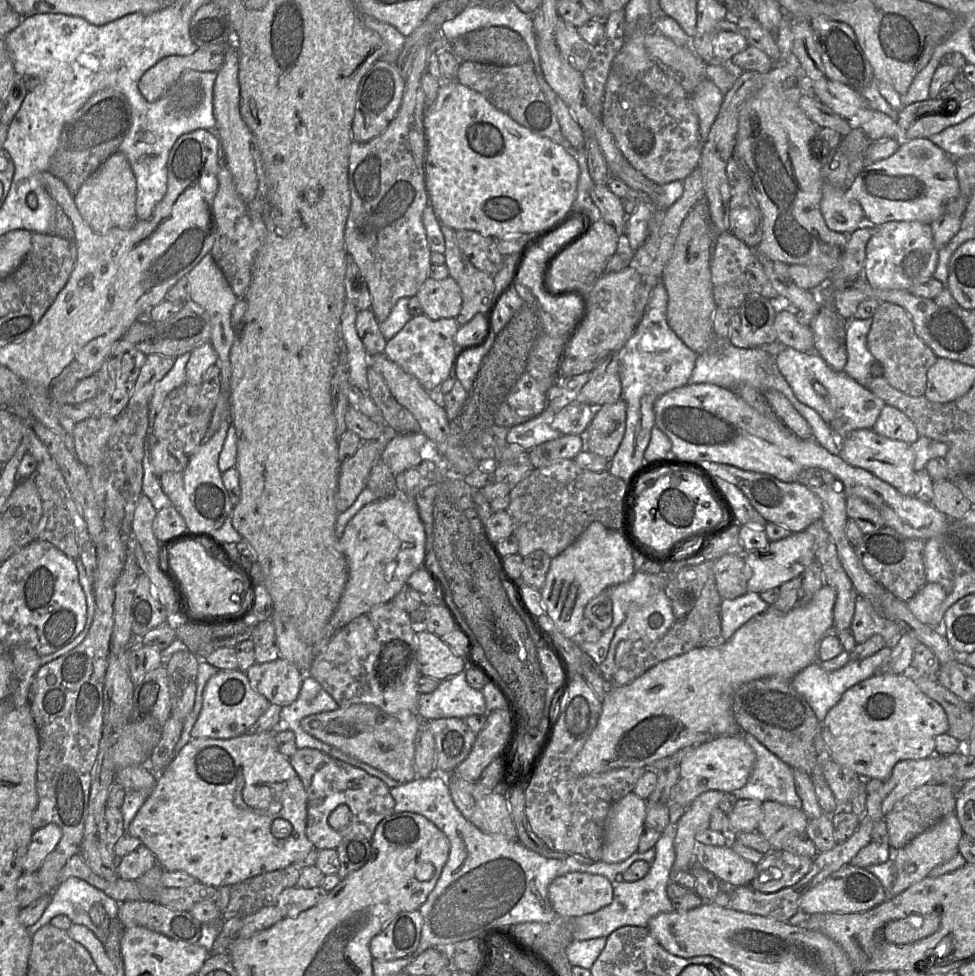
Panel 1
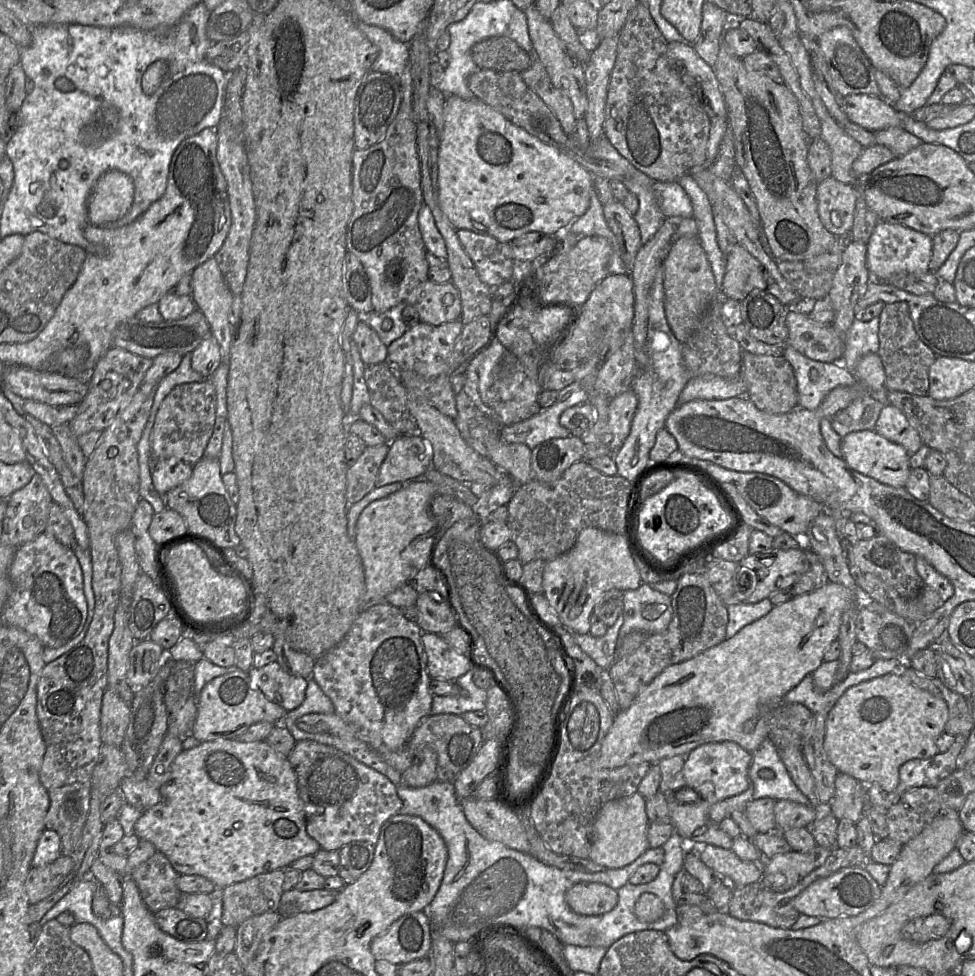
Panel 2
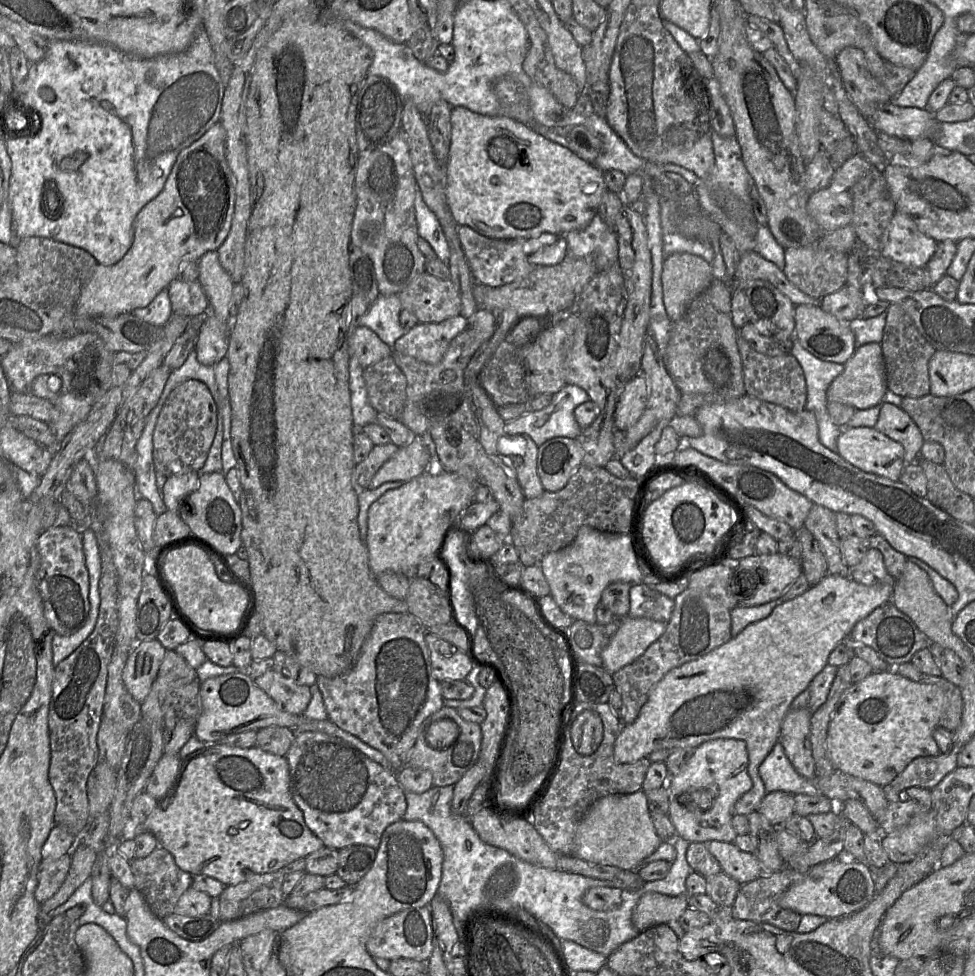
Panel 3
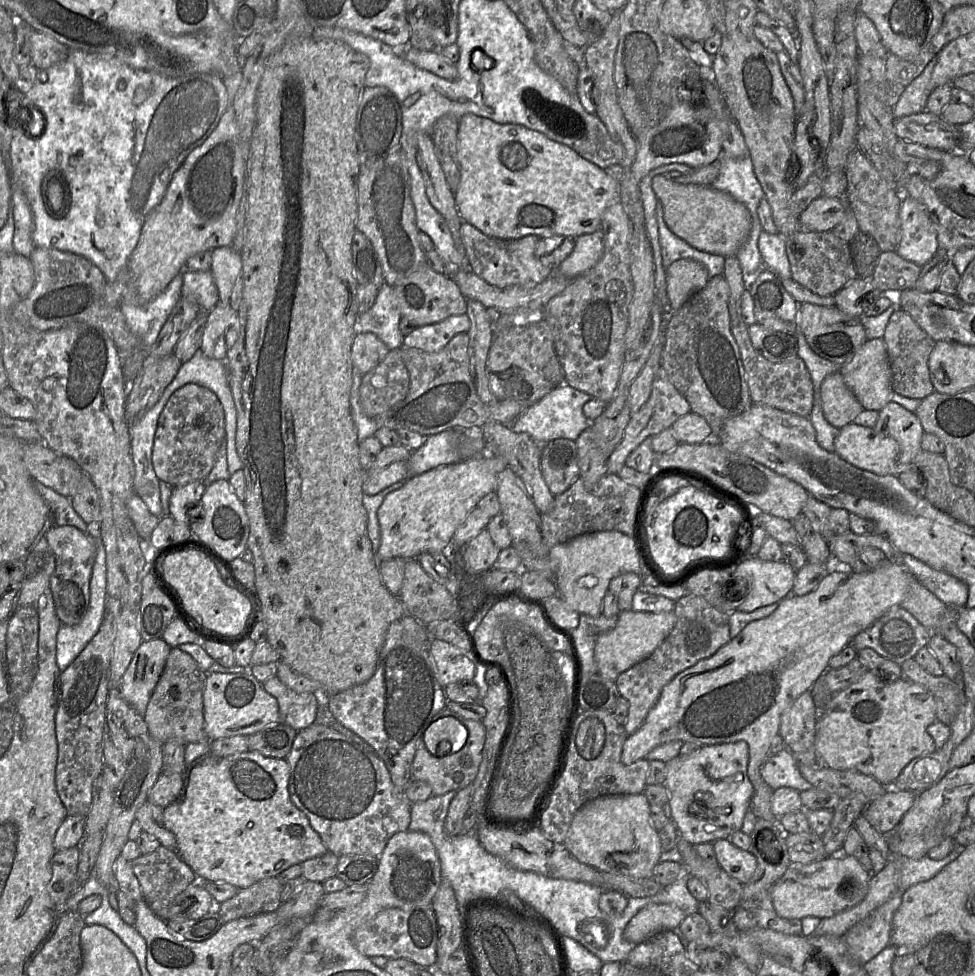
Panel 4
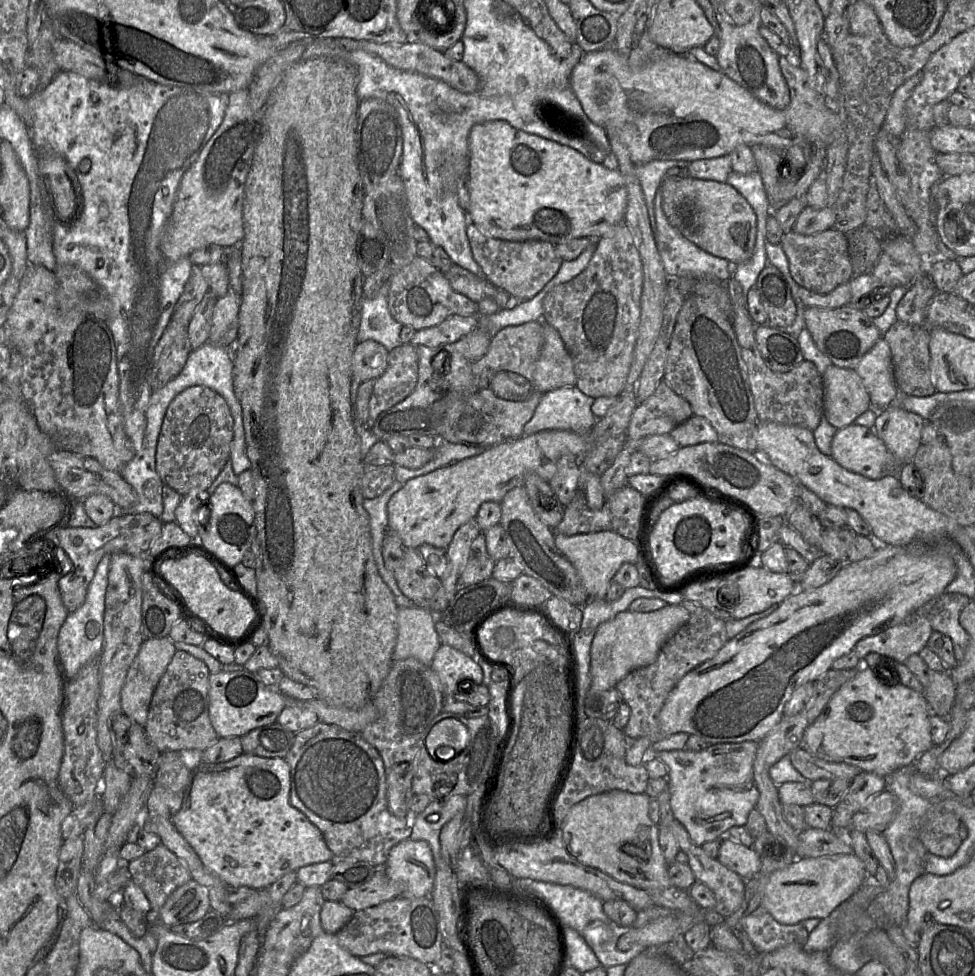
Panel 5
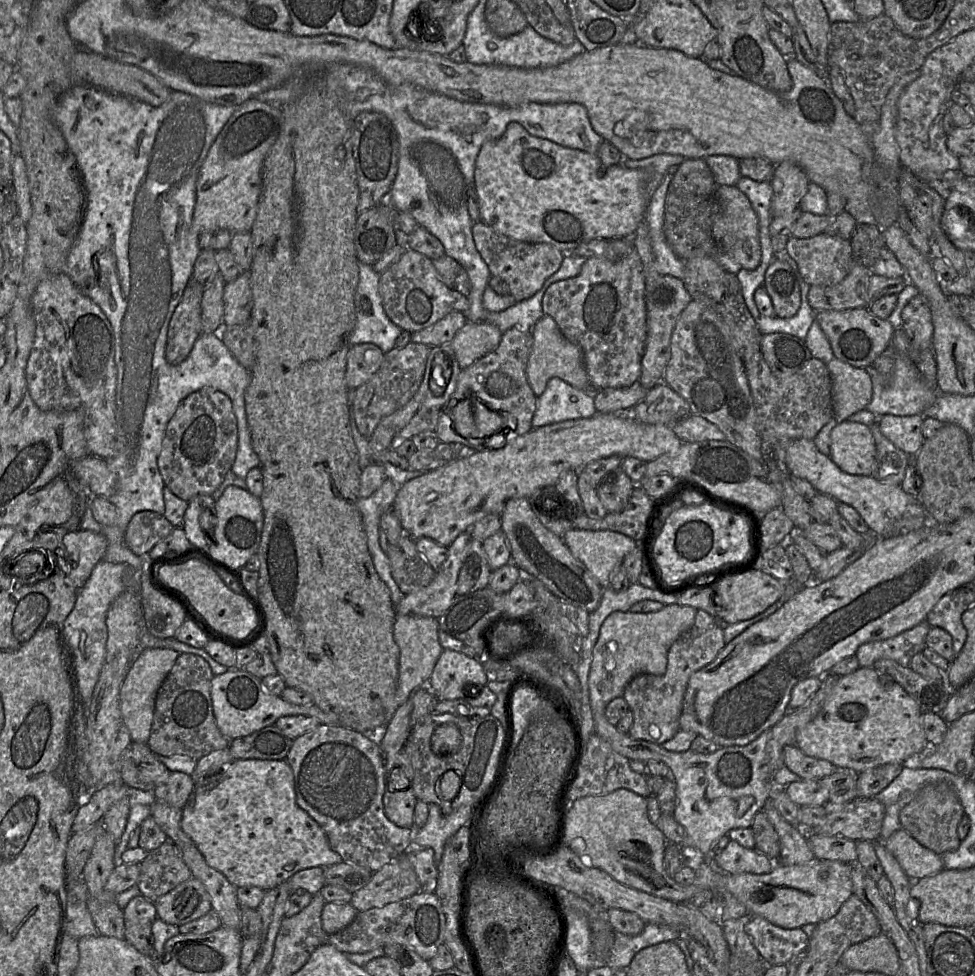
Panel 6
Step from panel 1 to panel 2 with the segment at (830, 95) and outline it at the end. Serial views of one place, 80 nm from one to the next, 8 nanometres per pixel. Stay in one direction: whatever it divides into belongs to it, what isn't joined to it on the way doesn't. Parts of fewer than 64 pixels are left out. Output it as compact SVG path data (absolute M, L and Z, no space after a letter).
M853 94L843 97L844 110L849 120L862 126L871 132L877 132L889 127L903 127L903 120L906 116L904 112L899 112L893 105L887 103L880 97L868 94Z

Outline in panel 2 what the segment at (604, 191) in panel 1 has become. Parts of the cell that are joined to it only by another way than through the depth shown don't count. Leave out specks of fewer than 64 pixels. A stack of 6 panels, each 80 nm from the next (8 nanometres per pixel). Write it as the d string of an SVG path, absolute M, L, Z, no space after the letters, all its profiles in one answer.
M615 200L603 205L603 214L608 226L617 237L622 259L630 273L635 257L643 245L639 226L621 201Z

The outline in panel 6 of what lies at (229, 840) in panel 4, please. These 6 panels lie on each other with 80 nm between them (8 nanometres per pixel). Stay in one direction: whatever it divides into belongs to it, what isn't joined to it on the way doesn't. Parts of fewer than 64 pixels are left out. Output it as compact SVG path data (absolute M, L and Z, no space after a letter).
M234 760L221 770L195 781L188 801L182 809L181 828L194 842L200 853L203 855L206 863L211 868L221 872L227 880L237 888L258 887L267 892L287 881L301 870L312 867L329 867L343 861L341 856L330 847L326 834L319 824L297 805L294 774L286 760Z

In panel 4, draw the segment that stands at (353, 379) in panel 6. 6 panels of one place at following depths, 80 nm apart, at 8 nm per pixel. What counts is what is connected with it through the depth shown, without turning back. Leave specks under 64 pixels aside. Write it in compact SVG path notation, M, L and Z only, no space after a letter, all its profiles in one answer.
M358 332L352 345L352 361L363 375L381 363L389 353L387 345L372 332Z

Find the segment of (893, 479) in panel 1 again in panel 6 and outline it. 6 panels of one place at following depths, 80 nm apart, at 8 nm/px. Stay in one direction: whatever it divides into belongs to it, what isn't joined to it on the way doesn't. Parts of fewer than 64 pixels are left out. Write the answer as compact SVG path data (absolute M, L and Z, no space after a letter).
M849 420L838 422L830 433L830 458L847 473L872 476L876 446L871 427Z

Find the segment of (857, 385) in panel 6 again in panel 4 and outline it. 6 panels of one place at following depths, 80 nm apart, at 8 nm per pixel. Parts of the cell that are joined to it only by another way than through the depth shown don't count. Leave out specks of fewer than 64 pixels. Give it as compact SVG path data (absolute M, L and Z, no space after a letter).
M839 371L825 377L820 394L826 420L838 429L852 423L854 418L865 410Z

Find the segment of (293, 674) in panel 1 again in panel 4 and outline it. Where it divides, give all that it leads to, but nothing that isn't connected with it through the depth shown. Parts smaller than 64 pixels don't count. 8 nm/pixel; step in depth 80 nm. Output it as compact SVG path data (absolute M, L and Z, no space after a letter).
M277 676L264 681L262 687L278 702L280 723L299 732L317 720L319 695L296 693L285 686Z

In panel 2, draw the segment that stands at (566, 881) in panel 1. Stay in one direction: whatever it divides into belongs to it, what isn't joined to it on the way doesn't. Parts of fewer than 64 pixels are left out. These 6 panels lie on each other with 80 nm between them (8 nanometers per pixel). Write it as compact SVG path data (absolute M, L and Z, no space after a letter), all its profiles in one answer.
M594 882L575 884L565 893L570 909L580 915L600 915L612 910L618 901L617 890Z

